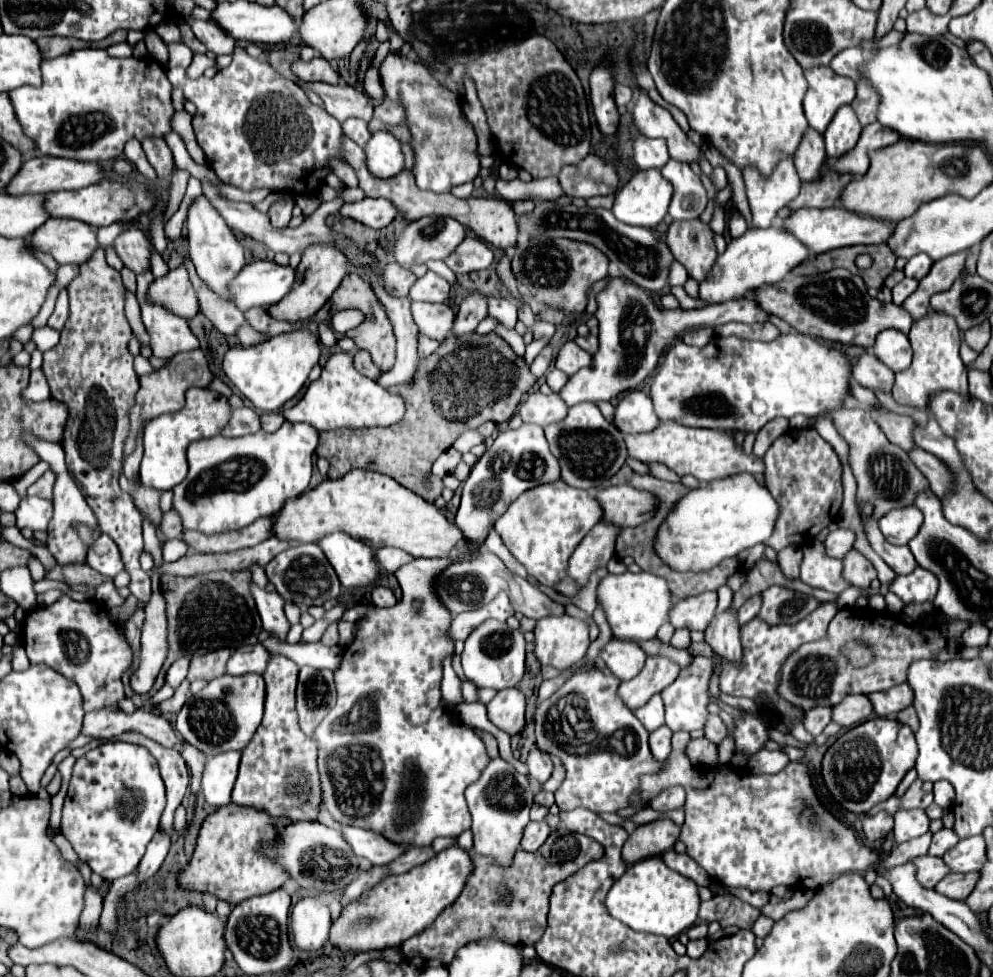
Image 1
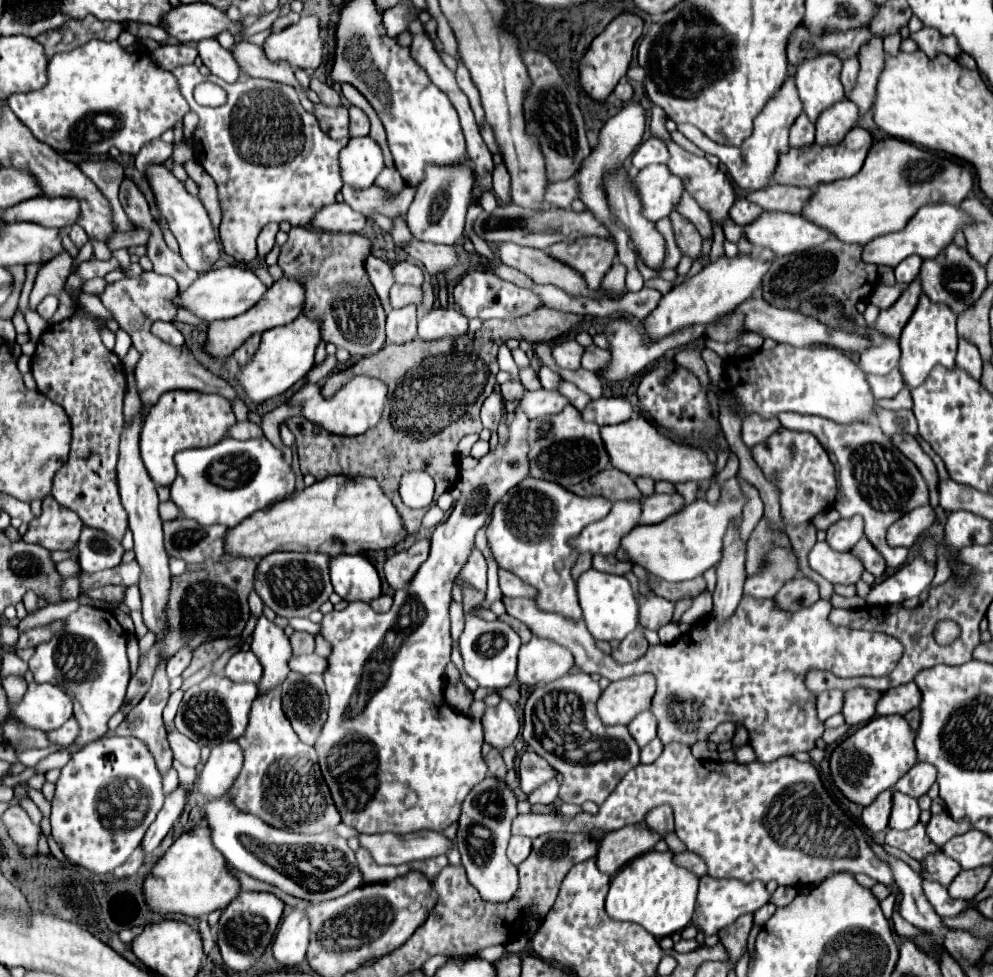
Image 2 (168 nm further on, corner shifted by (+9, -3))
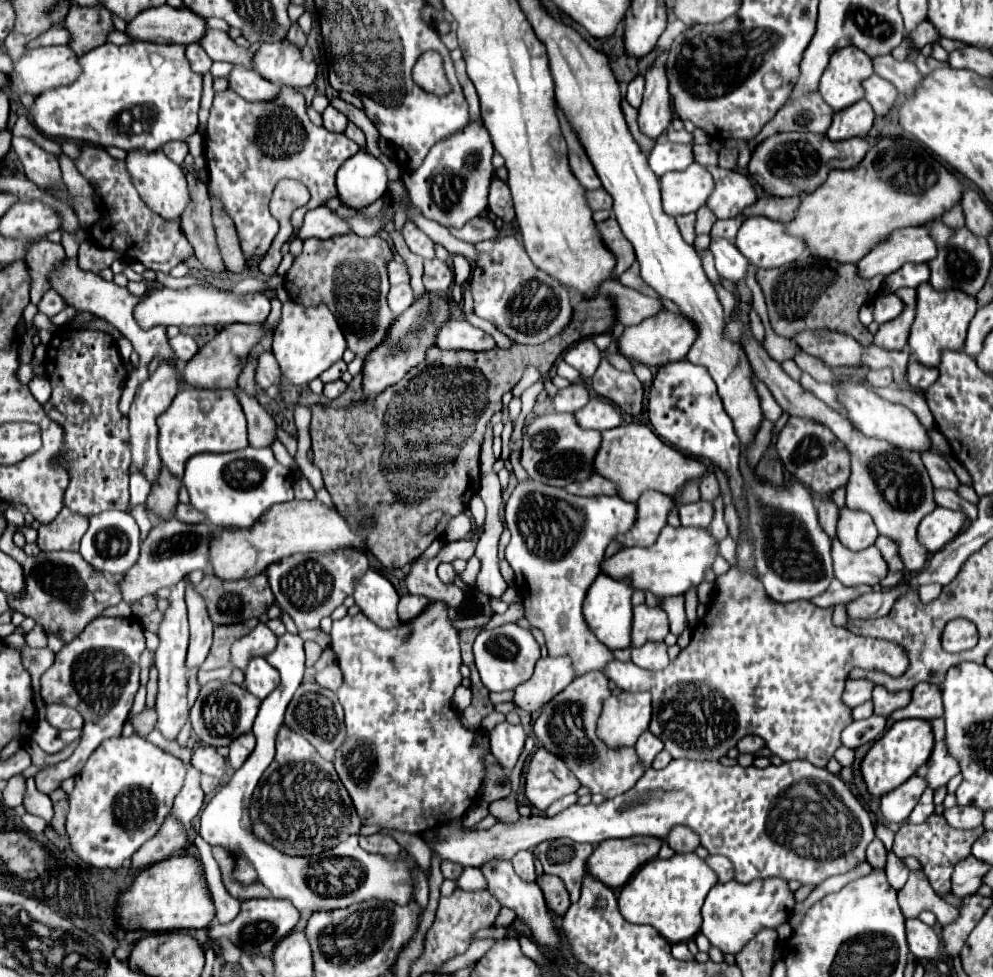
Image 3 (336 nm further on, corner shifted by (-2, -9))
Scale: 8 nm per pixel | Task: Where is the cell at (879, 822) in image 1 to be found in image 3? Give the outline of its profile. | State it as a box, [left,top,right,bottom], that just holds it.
[881,776,927,824]

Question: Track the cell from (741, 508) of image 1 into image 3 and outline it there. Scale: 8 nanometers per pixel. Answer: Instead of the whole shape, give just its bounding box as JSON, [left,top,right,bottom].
[601,526,719,598]

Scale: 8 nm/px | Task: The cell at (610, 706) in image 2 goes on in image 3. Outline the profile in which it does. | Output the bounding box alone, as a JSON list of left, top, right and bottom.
[599,692,651,748]

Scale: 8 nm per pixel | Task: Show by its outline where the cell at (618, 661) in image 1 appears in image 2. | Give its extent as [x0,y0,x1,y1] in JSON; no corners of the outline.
[612,628,650,664]

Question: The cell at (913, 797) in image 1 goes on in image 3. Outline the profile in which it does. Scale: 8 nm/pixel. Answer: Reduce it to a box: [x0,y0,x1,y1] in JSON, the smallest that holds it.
[917,742,959,790]

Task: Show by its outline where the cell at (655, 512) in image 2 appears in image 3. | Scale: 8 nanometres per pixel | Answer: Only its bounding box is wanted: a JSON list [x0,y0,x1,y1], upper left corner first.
[679,502,713,526]

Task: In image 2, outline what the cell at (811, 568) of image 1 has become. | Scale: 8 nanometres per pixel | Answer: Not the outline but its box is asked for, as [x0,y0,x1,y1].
[808,542,864,584]

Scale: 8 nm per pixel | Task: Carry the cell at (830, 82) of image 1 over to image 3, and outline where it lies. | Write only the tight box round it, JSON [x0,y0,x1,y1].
[819,46,873,112]

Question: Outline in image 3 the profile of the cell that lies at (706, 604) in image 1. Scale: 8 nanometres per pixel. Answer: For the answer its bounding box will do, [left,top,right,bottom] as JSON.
[633,604,669,646]

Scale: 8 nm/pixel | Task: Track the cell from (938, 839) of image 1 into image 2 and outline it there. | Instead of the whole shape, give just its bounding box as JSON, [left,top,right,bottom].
[926,812,972,846]

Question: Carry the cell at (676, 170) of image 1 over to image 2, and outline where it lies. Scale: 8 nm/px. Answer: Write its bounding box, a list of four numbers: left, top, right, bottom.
[676,192,714,238]

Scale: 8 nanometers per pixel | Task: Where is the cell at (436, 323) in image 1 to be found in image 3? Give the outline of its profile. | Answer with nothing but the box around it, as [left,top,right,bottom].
[435,320,495,350]

